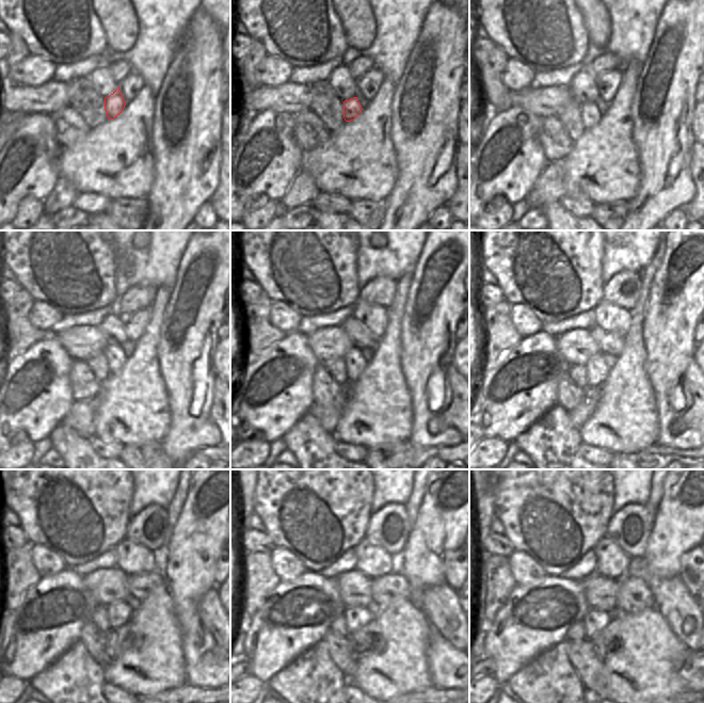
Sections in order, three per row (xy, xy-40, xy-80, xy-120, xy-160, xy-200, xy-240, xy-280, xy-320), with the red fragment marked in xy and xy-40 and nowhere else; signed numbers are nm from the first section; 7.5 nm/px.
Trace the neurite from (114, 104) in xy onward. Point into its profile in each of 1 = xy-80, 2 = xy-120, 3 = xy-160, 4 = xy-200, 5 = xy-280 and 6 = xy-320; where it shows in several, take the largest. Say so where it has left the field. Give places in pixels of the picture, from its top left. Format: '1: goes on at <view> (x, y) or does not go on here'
1: goes on at xy-80 (591, 115)
2: goes on at xy-120 (114, 354)
3: goes on at xy-160 (355, 363)
4: goes on at xy-200 (596, 369)
5: goes on at xy-280 (355, 618)
6: goes on at xy-320 (594, 621)

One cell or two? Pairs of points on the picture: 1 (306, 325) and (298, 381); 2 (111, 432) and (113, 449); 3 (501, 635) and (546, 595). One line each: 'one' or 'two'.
1: two
2: two
3: one

